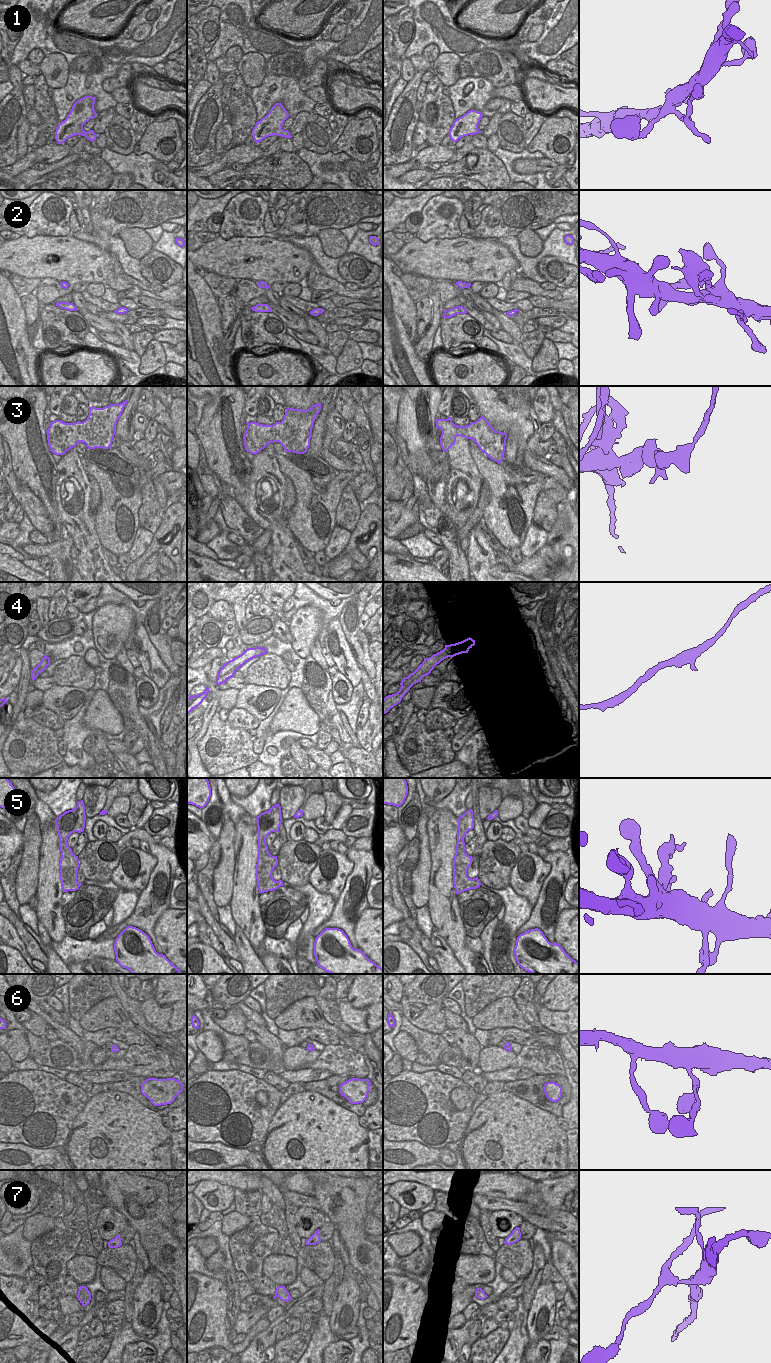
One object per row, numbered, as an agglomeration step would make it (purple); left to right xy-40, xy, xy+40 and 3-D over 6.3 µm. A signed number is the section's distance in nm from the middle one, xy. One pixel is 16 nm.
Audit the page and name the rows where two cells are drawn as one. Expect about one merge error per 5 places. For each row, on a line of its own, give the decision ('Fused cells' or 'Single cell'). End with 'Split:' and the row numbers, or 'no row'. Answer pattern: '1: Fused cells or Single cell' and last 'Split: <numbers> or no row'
1: Single cell
2: Single cell
3: Fused cells
4: Single cell
5: Single cell
6: Single cell
7: Fused cells
Split: 3, 7.

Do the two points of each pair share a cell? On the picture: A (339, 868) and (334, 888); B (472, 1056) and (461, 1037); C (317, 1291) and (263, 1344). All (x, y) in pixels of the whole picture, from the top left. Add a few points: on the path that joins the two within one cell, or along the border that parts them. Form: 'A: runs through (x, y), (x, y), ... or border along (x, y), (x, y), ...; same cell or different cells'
A: runs through (337, 873), (334, 883); same cell
B: runs through (470, 1051), (470, 1047), (466, 1042); same cell
C: runs through (302, 1299), (271, 1329); same cell

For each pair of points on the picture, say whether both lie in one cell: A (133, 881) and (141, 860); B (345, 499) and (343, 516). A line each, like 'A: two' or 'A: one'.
A: one
B: one

